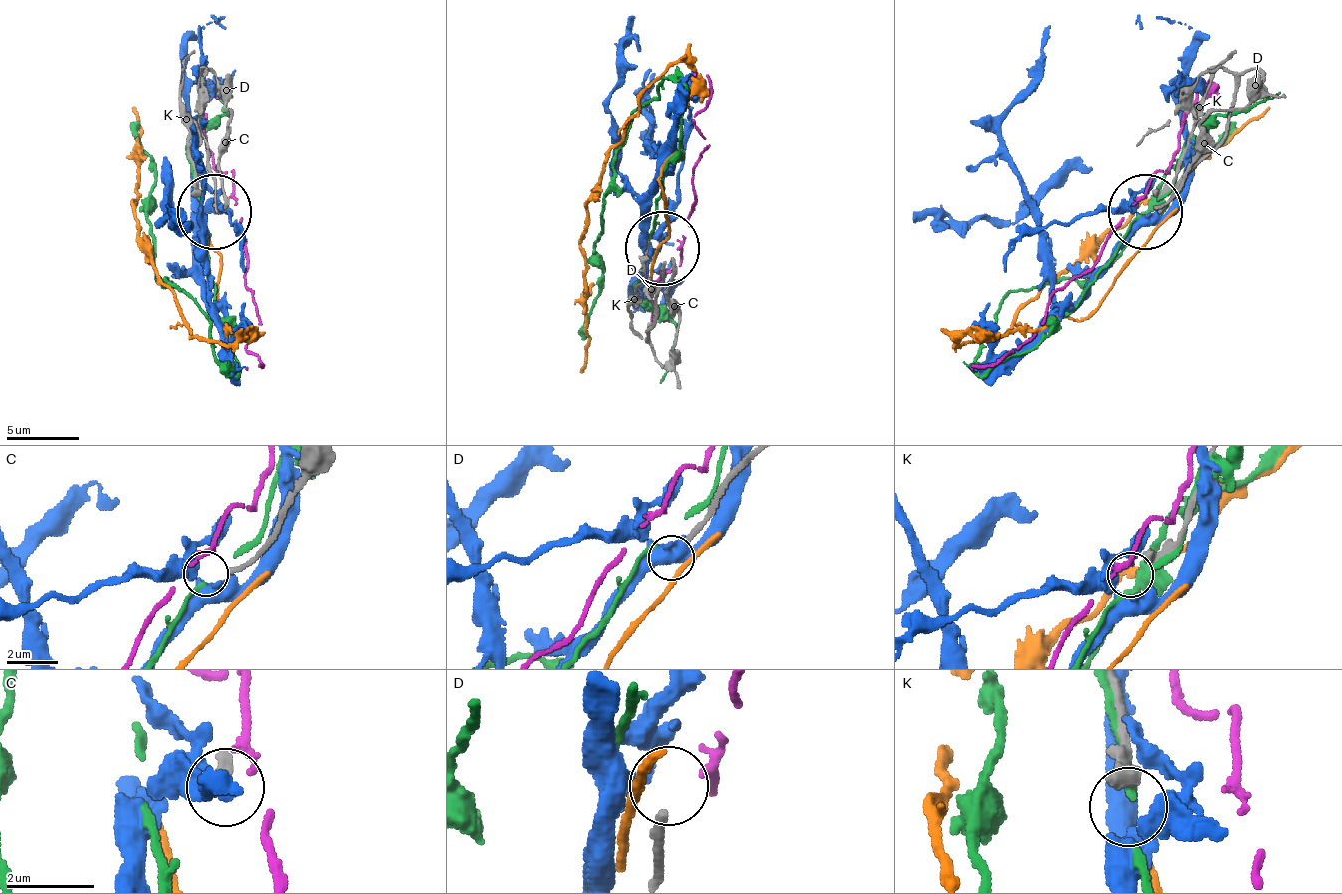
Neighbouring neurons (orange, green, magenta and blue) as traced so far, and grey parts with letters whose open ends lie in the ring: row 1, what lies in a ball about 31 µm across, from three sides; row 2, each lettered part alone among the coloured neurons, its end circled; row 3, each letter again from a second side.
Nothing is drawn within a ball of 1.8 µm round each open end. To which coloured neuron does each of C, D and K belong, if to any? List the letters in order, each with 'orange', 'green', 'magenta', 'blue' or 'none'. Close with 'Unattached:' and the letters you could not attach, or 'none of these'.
C: none
D: none
K: none
Unattached: C, D, K

